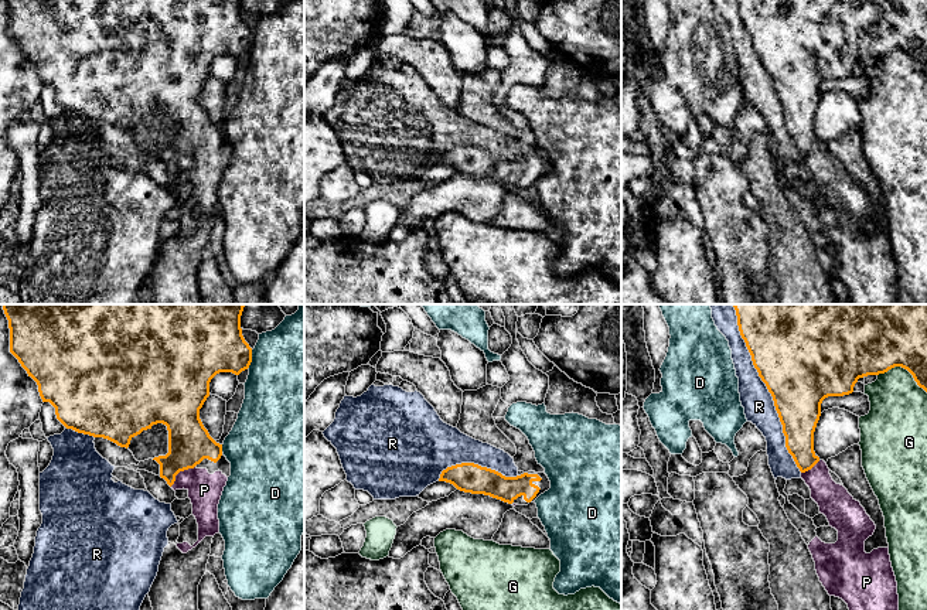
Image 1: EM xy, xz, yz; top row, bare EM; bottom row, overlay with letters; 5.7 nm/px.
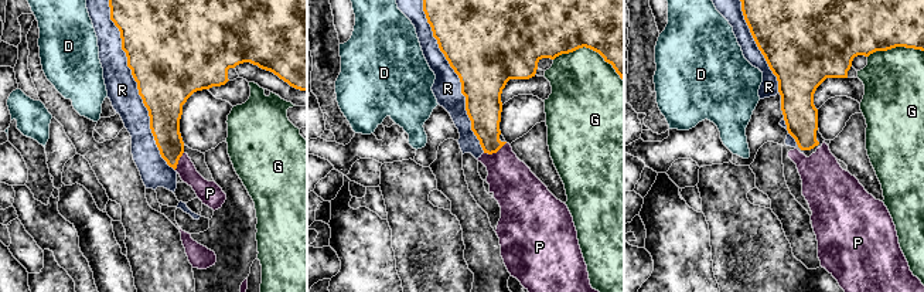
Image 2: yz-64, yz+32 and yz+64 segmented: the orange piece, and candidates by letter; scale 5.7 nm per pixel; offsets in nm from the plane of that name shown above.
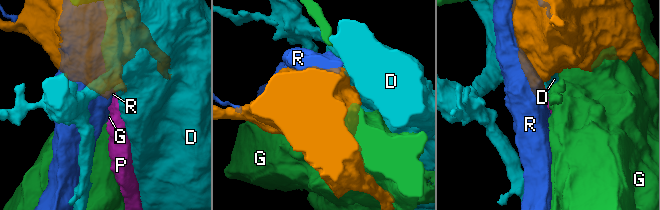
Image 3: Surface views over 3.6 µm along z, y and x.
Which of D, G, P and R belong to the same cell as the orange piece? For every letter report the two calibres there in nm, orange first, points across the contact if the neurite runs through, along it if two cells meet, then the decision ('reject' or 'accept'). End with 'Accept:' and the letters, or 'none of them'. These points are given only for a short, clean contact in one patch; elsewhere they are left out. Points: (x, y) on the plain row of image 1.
D: 320/500 nm | reject
G: 340/320 nm | reject
P: 240/190 nm | across xy (188, 125), (180, 145), (180, 153), (204, 173) | accept
R: 480/180 nm | reject
Accept: P

